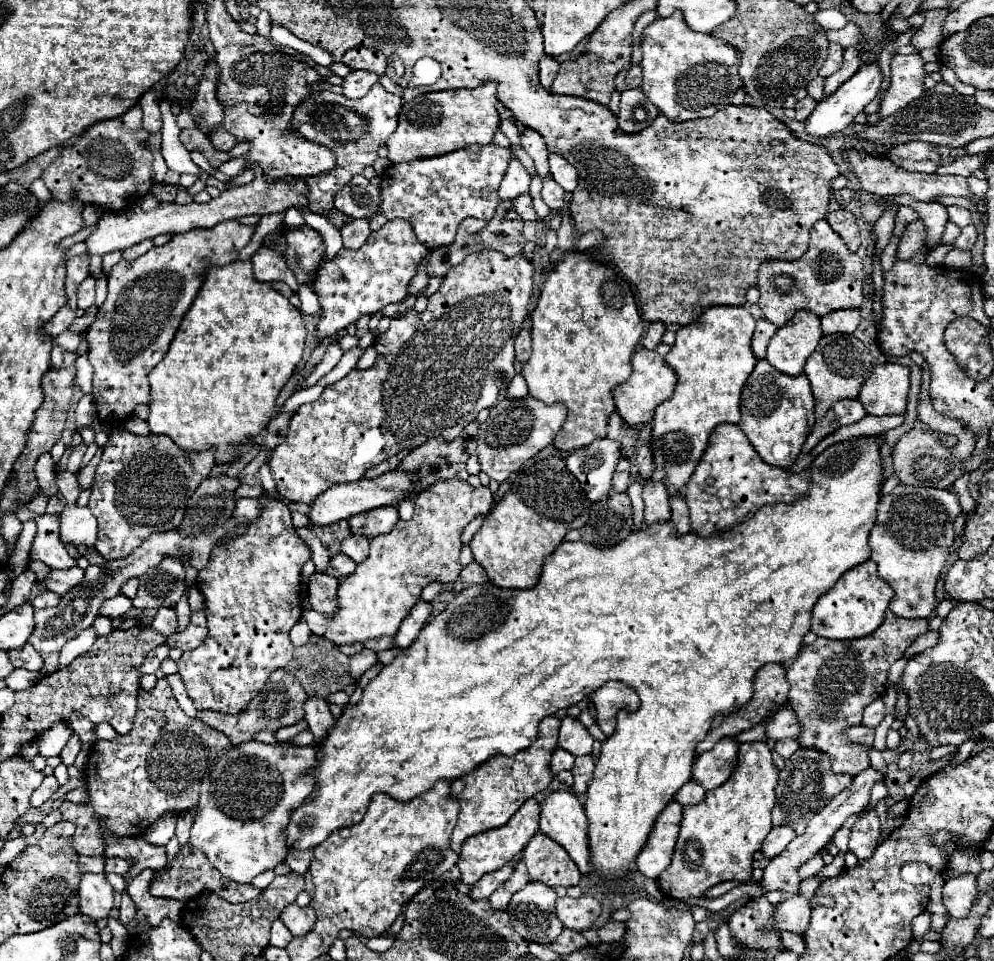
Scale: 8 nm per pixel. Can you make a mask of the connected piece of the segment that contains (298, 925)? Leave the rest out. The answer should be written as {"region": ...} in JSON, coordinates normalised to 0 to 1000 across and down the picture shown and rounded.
{"region":[[[298,940],[290,942],[284,948],[284,954],[282,954],[282,958],[292,967],[292,971],[296,975],[304,975],[304,973],[312,971],[312,967],[316,965],[316,956],[318,956],[318,950],[312,942],[310,944],[300,944]]]}

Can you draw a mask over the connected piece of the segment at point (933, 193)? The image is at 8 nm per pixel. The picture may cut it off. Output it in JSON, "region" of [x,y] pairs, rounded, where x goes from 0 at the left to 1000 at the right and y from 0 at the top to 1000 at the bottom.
{"region":[[[847,157],[847,161],[851,163],[853,172],[863,180],[865,193],[869,199],[899,199],[899,201],[915,201],[926,209],[938,209],[944,203],[962,203],[962,205],[972,205],[976,207],[980,213],[984,213],[984,205],[980,201],[976,201],[974,197],[974,188],[972,184],[962,184],[962,182],[926,182],[926,180],[911,180],[907,176],[903,176],[901,172],[895,172],[895,168],[891,168],[887,161],[873,161],[869,157]]]}

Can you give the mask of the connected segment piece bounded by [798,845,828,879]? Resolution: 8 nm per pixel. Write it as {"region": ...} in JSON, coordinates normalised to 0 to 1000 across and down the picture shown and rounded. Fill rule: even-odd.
{"region":[[[829,879],[815,896],[811,896],[805,904],[803,904],[803,911],[805,911],[805,915],[813,915],[813,913],[817,913],[817,911],[821,911],[827,902],[829,902],[829,896],[827,896],[827,886],[833,886],[833,879]]]}

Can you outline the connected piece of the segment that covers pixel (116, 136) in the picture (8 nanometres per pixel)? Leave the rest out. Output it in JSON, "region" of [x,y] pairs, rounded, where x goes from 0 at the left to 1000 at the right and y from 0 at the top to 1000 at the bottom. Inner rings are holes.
{"region":[[[137,109],[123,122],[93,130],[74,149],[64,151],[62,159],[42,180],[42,186],[56,207],[66,209],[72,201],[76,201],[80,209],[113,220],[133,215],[137,211],[132,211],[132,207],[146,204],[155,191],[155,163],[149,155],[143,153],[143,147],[149,143],[151,138],[143,130],[143,113]]]}

